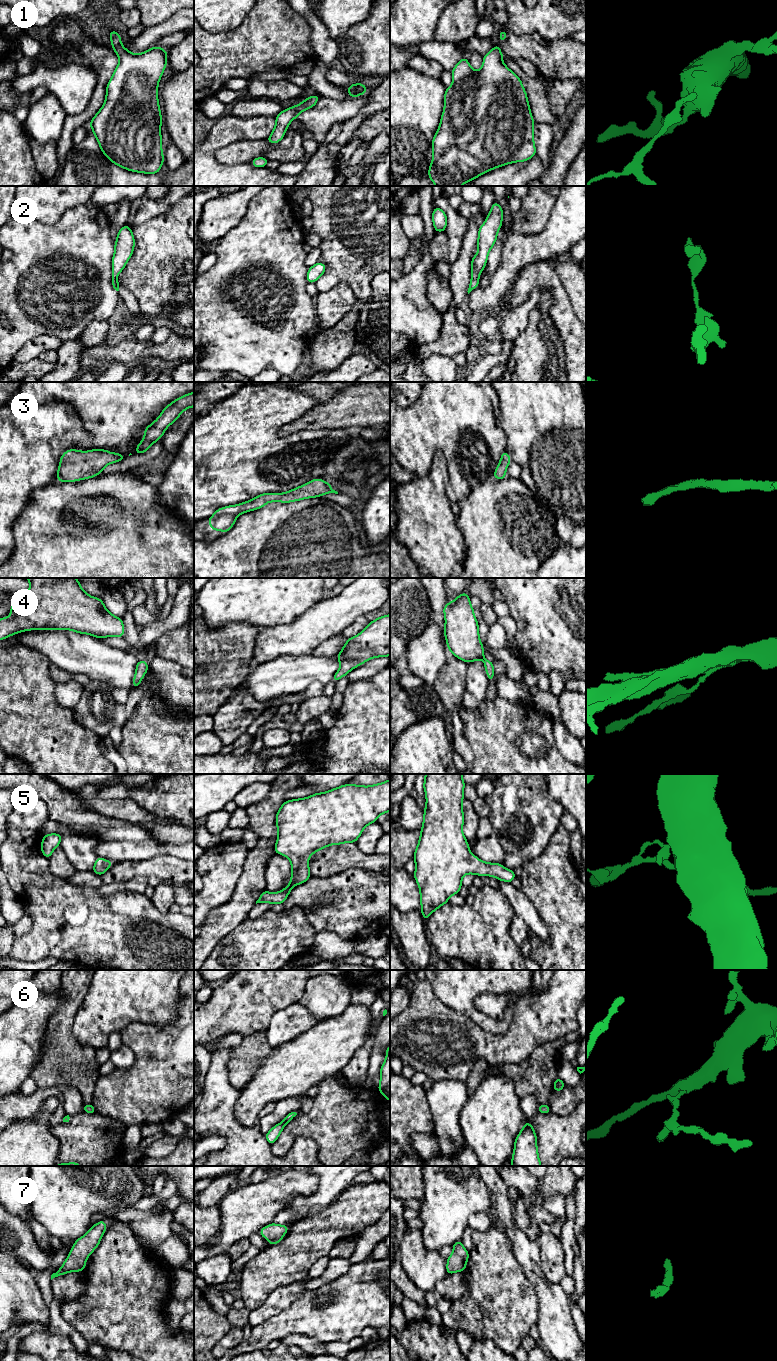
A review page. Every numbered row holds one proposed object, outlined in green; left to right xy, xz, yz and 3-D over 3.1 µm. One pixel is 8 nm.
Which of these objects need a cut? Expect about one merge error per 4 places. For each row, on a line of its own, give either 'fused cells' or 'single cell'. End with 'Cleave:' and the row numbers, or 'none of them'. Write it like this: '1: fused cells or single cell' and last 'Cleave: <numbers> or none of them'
1: single cell
2: single cell
3: single cell
4: single cell
5: single cell
6: single cell
7: single cell
Cleave: none of them

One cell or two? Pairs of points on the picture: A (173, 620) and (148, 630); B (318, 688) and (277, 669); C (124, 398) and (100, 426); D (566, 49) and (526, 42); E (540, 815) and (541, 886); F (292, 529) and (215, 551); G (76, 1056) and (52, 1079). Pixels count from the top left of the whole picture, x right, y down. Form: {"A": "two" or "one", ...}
{"A": "one", "B": "two", "C": "one", "D": "one", "E": "two", "F": "one", "G": "one"}

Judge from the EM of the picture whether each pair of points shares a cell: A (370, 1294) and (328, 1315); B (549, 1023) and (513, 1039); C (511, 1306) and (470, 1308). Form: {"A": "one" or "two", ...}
{"A": "one", "B": "one", "C": "one"}

